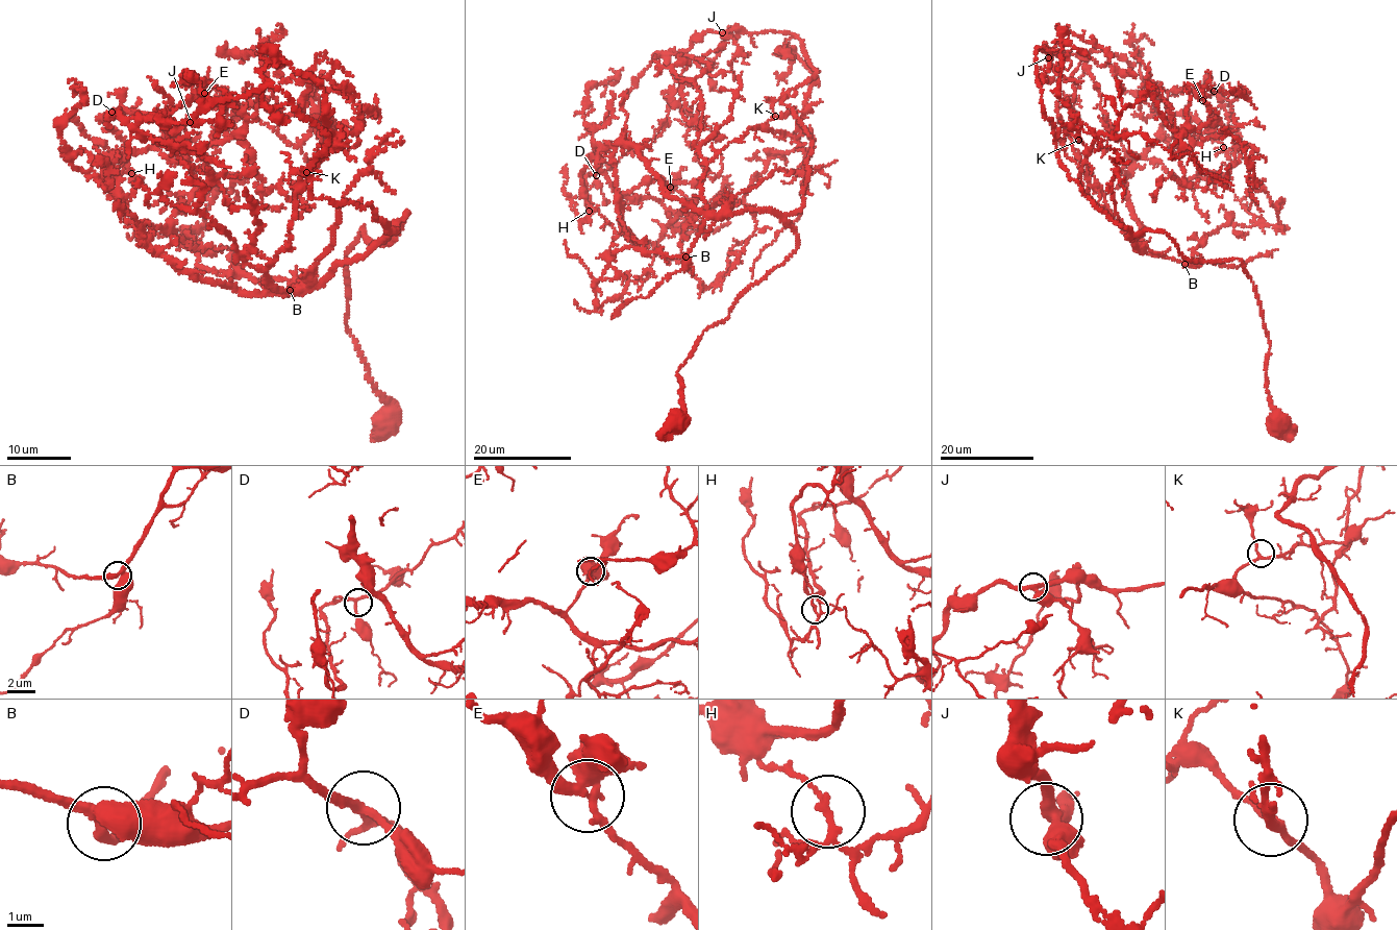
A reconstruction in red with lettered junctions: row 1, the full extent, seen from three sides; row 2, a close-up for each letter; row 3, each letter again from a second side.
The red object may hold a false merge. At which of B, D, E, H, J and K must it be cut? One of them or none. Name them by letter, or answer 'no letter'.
H

